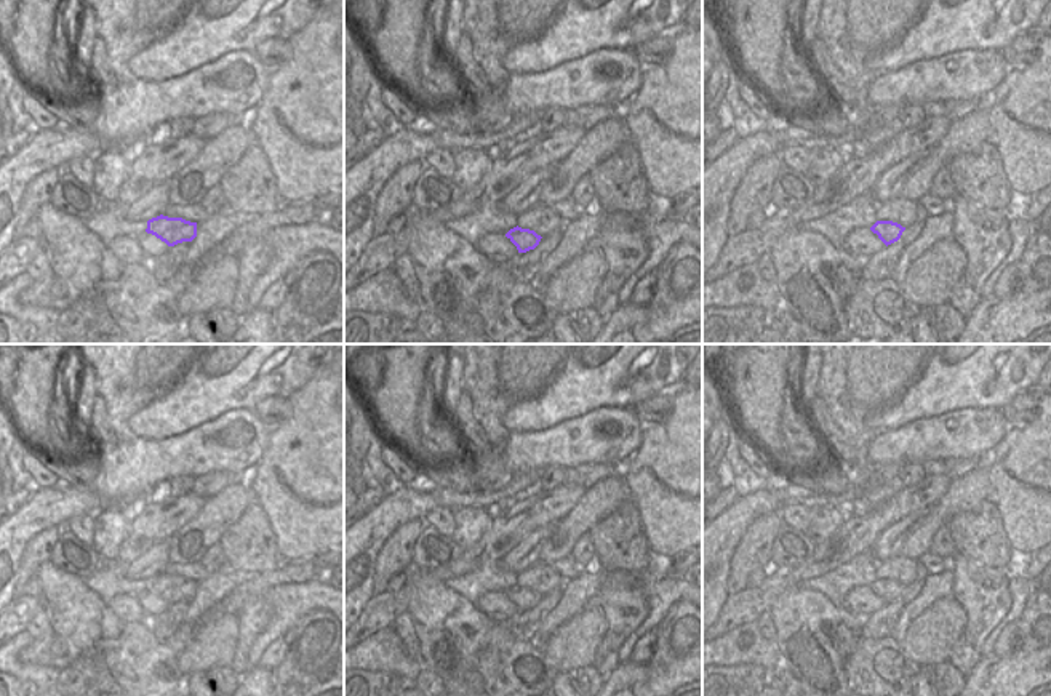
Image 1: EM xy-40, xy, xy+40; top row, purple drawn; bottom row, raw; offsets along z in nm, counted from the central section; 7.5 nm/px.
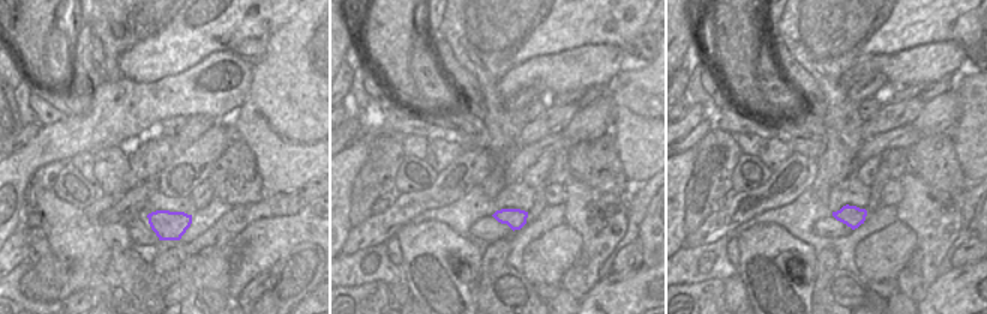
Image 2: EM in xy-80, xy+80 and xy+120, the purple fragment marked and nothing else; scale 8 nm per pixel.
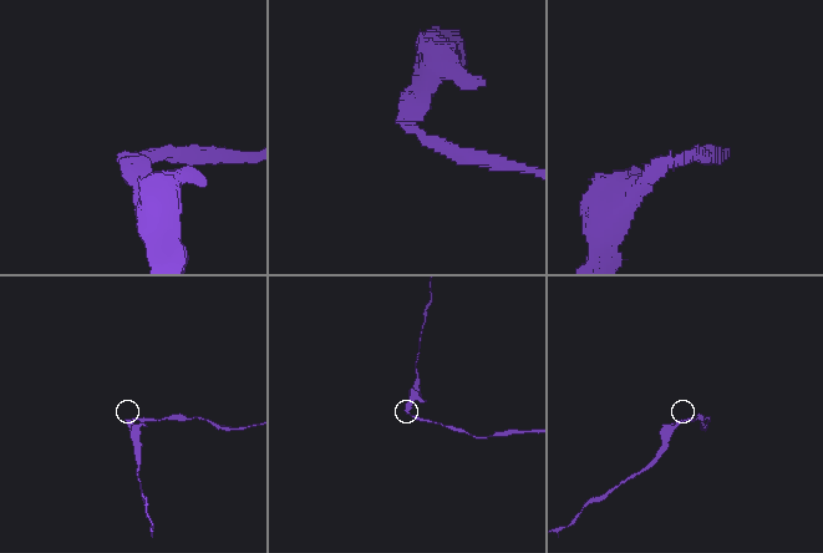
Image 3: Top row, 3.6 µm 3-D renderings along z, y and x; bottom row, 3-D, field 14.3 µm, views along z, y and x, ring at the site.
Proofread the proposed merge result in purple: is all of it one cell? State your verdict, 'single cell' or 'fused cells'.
fused cells

